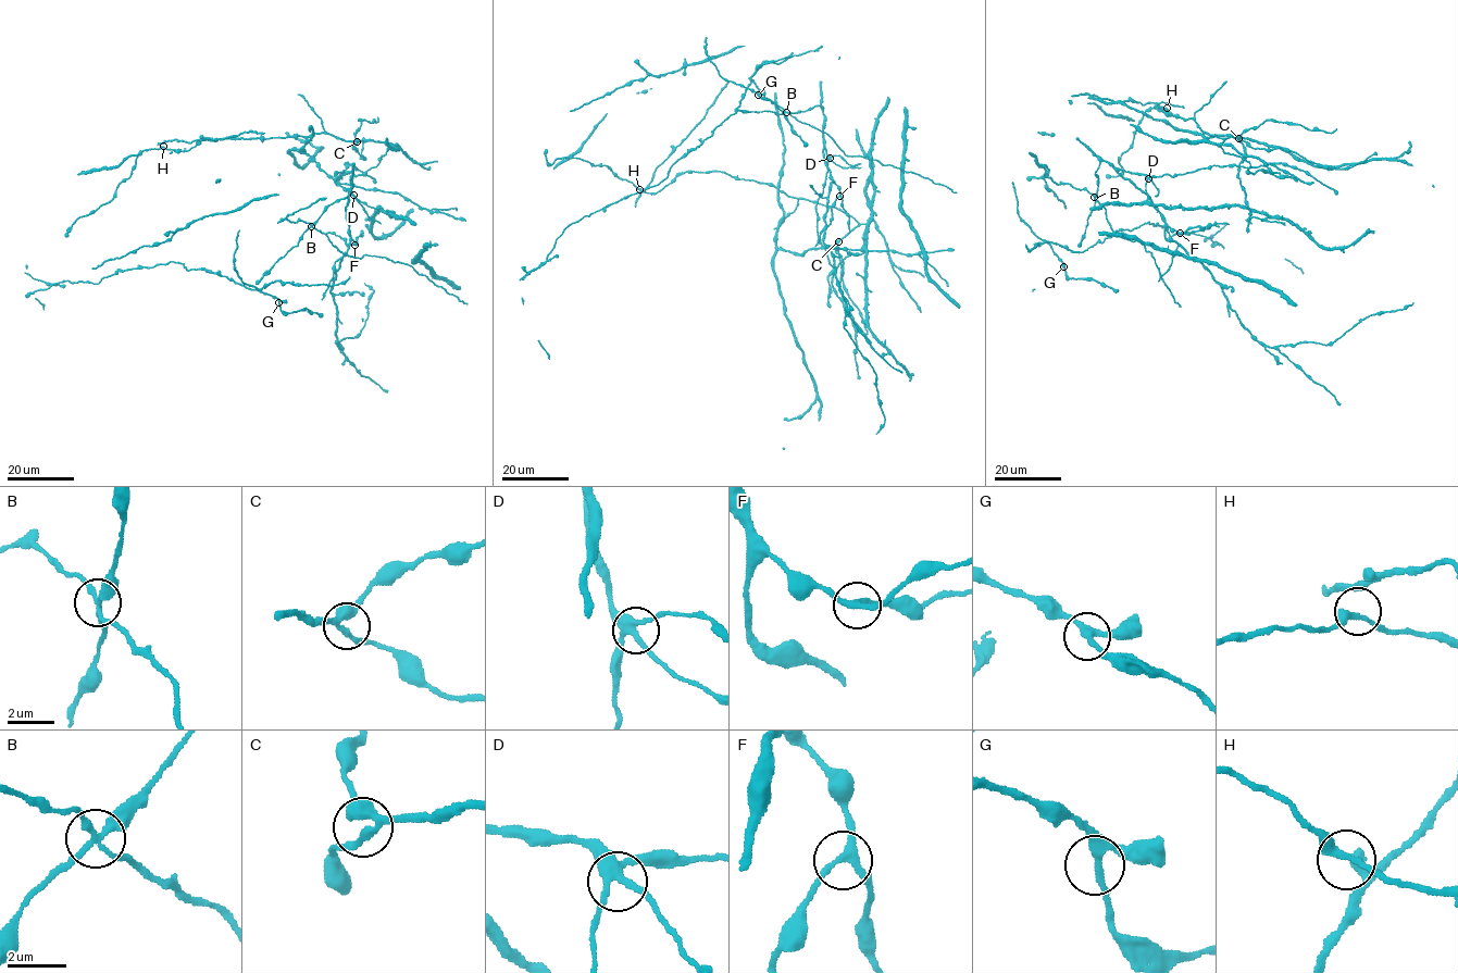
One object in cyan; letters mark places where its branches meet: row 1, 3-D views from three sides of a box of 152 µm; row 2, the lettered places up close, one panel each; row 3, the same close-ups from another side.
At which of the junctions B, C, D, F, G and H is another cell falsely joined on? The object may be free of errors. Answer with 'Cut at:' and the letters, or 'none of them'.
Cut at: B

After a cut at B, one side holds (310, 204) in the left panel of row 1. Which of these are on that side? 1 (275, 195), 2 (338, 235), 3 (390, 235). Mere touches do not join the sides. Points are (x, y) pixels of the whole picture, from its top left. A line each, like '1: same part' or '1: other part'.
1: other part
2: other part
3: other part

